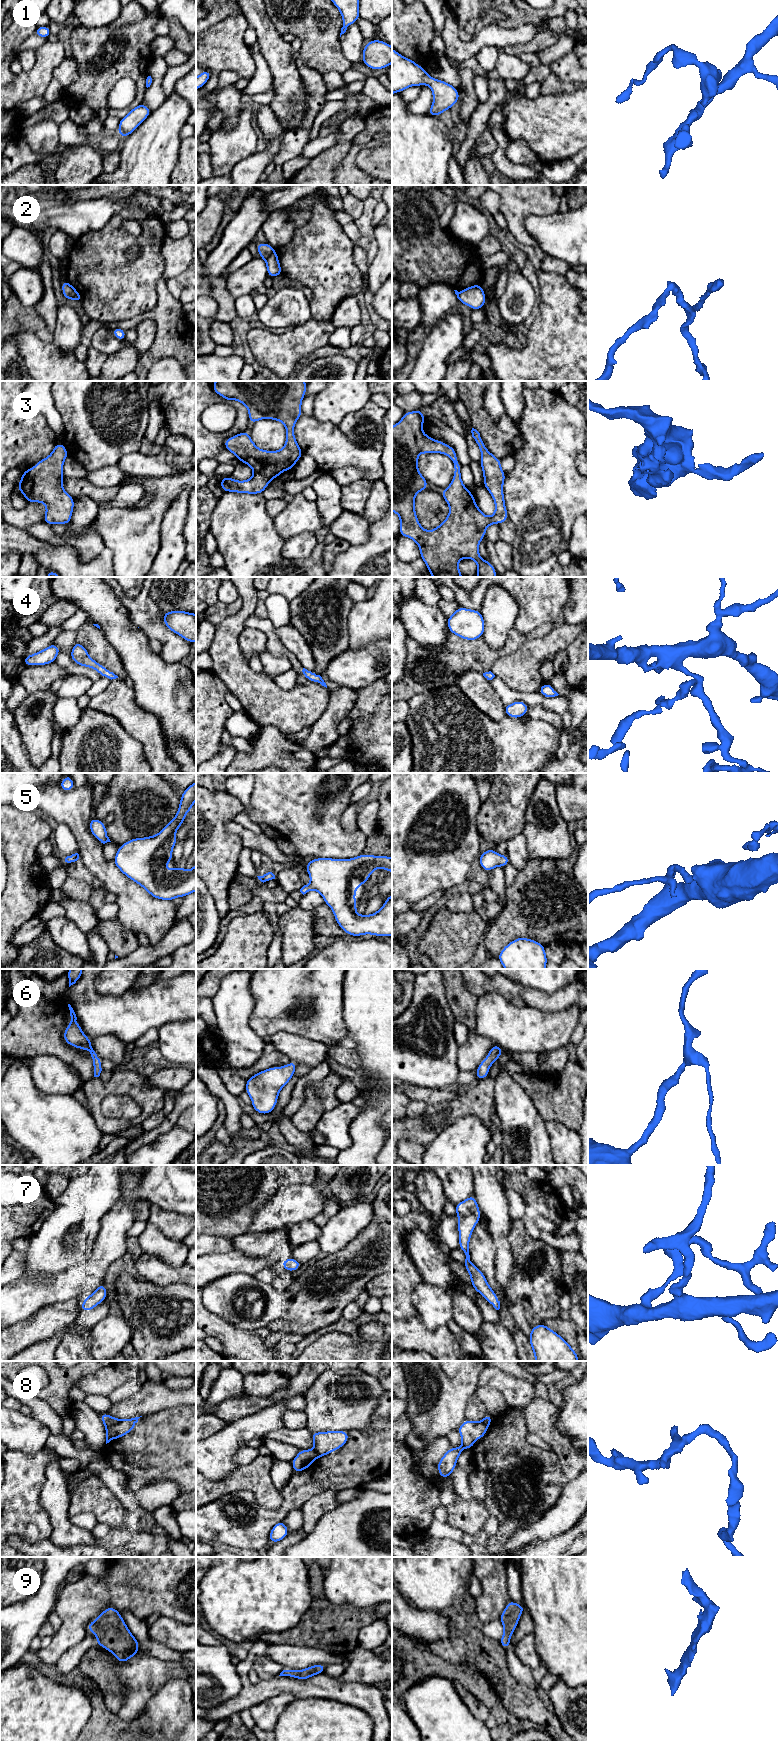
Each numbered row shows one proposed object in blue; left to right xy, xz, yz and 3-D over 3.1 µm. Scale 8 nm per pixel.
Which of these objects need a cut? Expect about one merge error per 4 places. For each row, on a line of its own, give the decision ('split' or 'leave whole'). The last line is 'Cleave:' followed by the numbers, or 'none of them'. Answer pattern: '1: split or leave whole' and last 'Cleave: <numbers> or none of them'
1: leave whole
2: split
3: leave whole
4: leave whole
5: leave whole
6: leave whole
7: leave whole
8: split
9: leave whole
Cleave: 2, 8

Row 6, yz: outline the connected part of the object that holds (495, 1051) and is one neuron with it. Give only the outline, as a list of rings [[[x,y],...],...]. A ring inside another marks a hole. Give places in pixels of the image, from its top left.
[[[493,1044],[486,1058],[476,1069],[476,1079],[483,1080],[488,1077],[490,1066],[499,1059],[502,1053],[504,1053],[503,1049],[496,1044]]]

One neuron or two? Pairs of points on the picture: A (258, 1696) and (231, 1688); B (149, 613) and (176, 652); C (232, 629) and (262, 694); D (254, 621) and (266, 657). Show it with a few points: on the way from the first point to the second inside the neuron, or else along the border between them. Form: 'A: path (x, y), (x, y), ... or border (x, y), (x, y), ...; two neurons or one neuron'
A: border (236, 1668), (241, 1690), (221, 1704); two neurons
B: path (151, 623), (170, 642); one neuron
C: path (231, 645), (231, 663), (246, 678); one neuron
D: border (266, 648), (275, 655), (284, 655), (288, 658); two neurons

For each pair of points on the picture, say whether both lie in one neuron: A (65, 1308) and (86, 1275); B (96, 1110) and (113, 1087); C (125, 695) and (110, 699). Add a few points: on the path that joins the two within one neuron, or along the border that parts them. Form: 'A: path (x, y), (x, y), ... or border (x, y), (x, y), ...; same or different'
A: border (77, 1297), (47, 1306); different
B: path (96, 1103), (96, 1099), (106, 1089); same
C: path (121, 698), (114, 699); same

